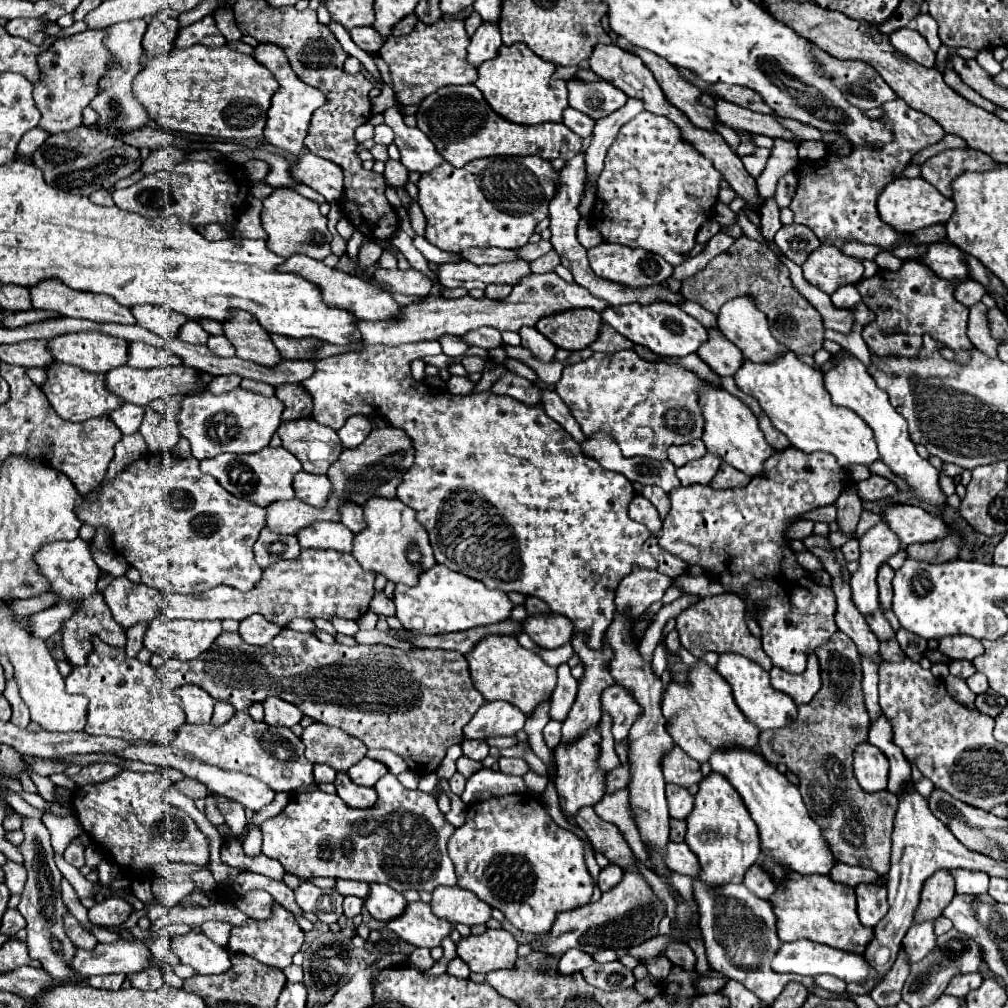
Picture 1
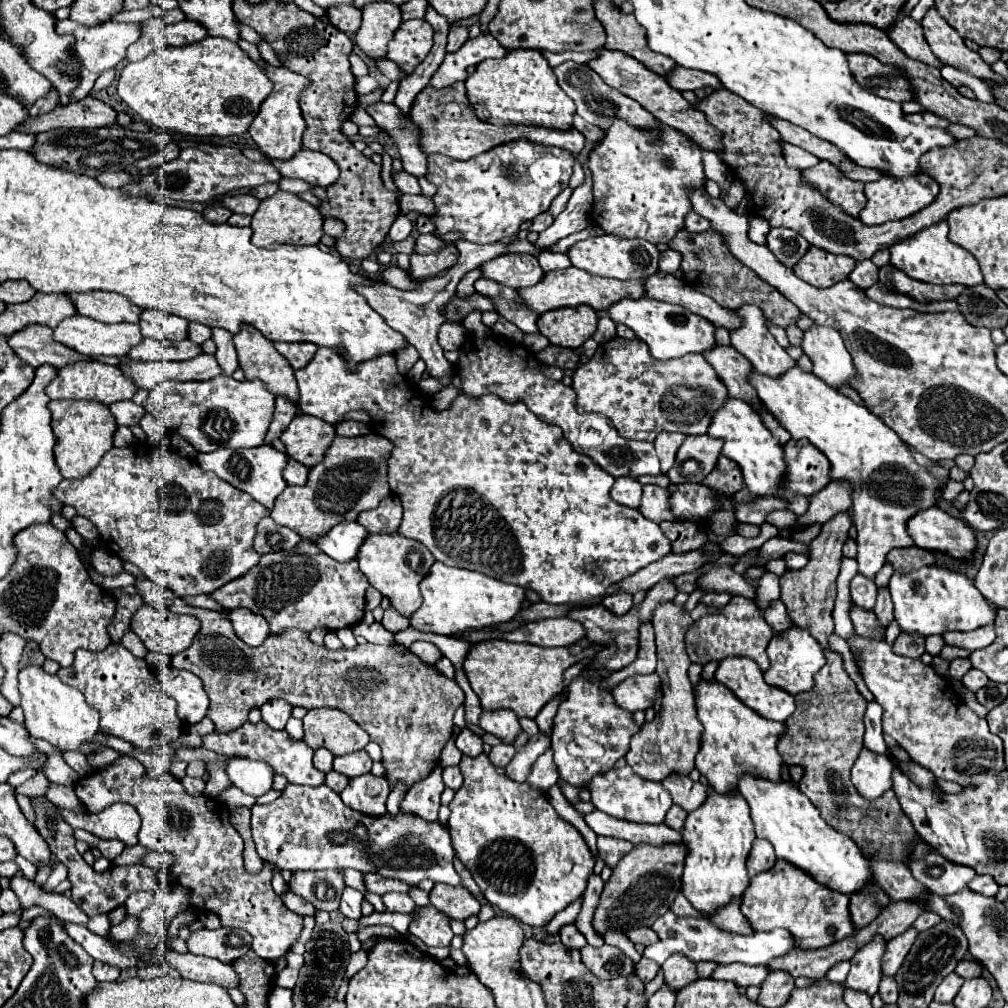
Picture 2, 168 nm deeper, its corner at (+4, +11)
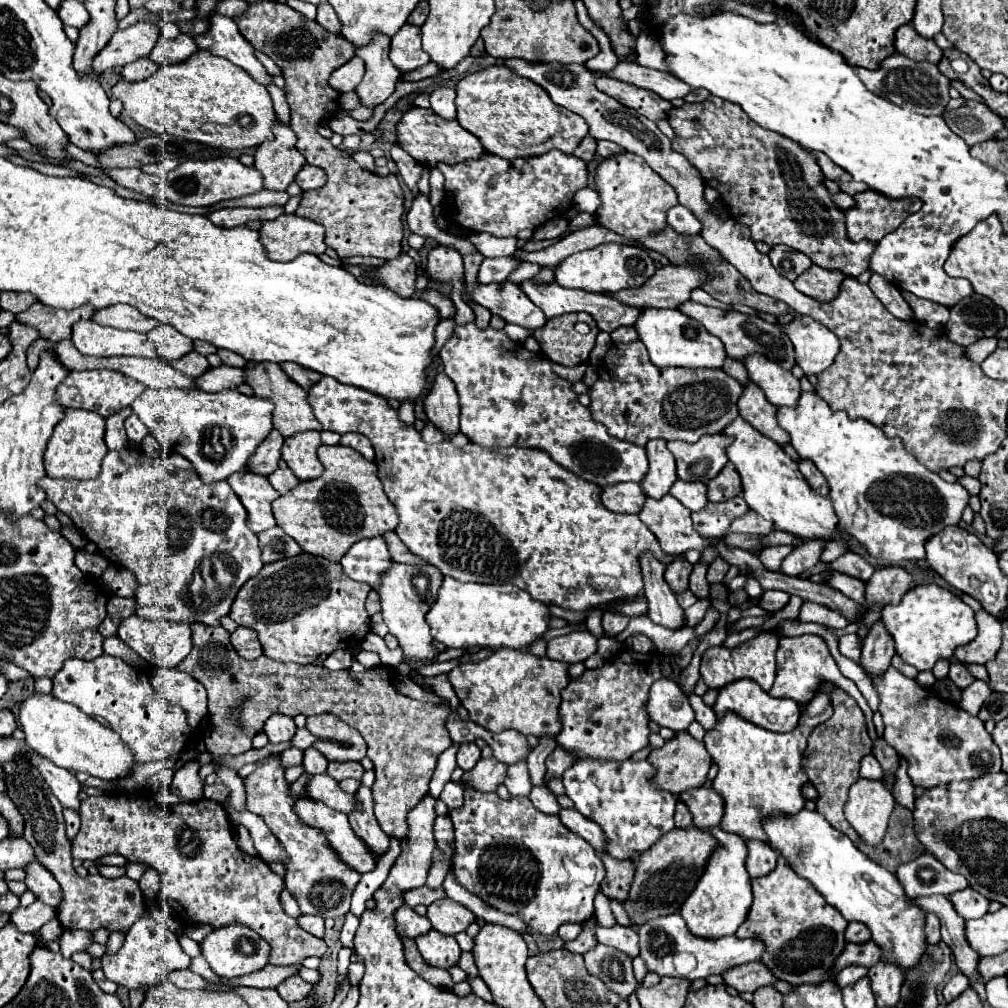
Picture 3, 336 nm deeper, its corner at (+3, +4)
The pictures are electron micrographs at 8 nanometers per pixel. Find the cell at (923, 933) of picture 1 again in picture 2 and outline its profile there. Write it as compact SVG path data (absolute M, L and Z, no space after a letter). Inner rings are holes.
M911 926L911 928L907 928L903 934L891 938L891 940L887 942L887 952L885 952L885 956L883 956L883 974L893 976L893 974L899 970L899 966L901 966L901 962L905 960L909 948L913 946L917 934L919 934L919 932Z

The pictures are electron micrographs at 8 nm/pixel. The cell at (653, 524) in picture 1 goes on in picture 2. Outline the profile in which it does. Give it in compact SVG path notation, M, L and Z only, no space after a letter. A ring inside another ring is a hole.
M629 476L619 477L611 488L611 498L623 506L637 508L641 502L641 484Z

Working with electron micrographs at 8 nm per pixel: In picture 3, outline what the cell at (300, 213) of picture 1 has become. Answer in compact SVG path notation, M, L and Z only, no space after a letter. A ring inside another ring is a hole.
M280 215L274 221L264 221L260 241L274 261L292 261L300 253L322 255L326 251L324 227L298 215Z

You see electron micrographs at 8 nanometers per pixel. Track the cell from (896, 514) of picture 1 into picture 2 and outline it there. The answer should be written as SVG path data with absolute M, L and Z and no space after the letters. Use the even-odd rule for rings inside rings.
M937 506L909 518L907 532L917 546L927 550L943 550L953 558L969 558L975 550L975 536L971 528Z

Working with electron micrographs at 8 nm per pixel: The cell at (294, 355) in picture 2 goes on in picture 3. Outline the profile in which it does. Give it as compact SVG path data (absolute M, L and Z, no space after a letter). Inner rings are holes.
M284 363L284 365L280 365L280 367L284 369L284 373L286 373L292 381L296 381L296 383L298 383L302 389L306 389L306 391L320 381L320 373L314 373L314 371L310 371L310 369L304 369L304 367L296 365L296 363Z

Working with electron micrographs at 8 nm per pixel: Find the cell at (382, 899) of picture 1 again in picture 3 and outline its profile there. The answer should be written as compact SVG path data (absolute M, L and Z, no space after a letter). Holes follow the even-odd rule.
M402 905L396 911L396 931L398 935L406 935L406 937L420 937L422 933L428 933L432 929L430 921L426 917L420 917L418 913L414 913L412 907Z

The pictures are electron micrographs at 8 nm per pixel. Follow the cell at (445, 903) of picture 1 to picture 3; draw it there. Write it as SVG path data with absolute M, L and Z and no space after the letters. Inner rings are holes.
M440 899L434 901L428 907L428 915L426 915L432 923L432 929L442 933L442 935L458 935L462 931L466 931L466 927L470 923L474 923L474 915L468 913L468 909L464 909L462 905L456 905L456 901L448 901L448 899Z

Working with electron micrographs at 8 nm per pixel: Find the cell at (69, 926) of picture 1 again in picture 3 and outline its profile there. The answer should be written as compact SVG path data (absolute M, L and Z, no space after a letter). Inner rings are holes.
M142 917L128 931L122 949L114 957L98 959L98 963L110 981L126 987L128 991L134 991L134 989L148 991L148 989L160 985L168 977L168 973L172 973L176 969L188 969L190 957L182 951L176 933L158 925L152 917Z

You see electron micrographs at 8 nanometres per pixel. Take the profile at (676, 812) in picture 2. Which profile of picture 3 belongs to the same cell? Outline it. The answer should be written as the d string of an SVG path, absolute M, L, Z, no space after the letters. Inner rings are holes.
M678 799L676 803L676 827L688 827L692 823L692 815L688 811L688 807Z

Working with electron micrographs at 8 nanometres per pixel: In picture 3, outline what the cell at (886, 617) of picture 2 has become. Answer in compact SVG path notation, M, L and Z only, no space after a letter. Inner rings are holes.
M876 621L870 627L870 633L862 645L862 653L860 653L858 663L868 675L880 677L890 667L892 657L894 657L892 637L884 629L884 625L880 621Z

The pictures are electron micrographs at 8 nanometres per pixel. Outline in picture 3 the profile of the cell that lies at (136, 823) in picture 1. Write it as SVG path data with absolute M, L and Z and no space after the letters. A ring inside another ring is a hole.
M148 793L131 795L96 795L101 796L101 801L96 797L88 797L82 801L80 817L82 825L72 845L72 857L82 861L96 861L100 857L118 853L124 855L128 861L142 861L146 865L152 865L160 875L162 895L172 905L172 909L188 923L206 923L214 929L240 923L250 929L254 929L260 937L264 937L270 947L270 963L274 965L294 965L302 963L306 957L322 957L326 953L324 939L316 939L304 929L300 929L298 921L284 913L280 905L280 893L284 891L284 879L270 871L270 867L264 861L258 863L258 859L246 855L240 851L234 839L234 825L230 823L224 807L216 801L200 799L194 803L178 803L168 813L162 805L154 801L153 795Z

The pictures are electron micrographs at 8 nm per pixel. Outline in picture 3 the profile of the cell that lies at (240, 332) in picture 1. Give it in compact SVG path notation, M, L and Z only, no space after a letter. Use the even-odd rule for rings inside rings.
M248 363L246 371L248 371L246 383L254 389L254 395L262 397L262 399L270 399L276 405L274 429L278 429L282 433L282 437L292 437L294 433L302 433L302 431L322 431L322 425L316 421L312 407L308 403L308 393L304 389L300 389L300 385L296 385L290 377L286 377L286 373L280 369L280 365Z

